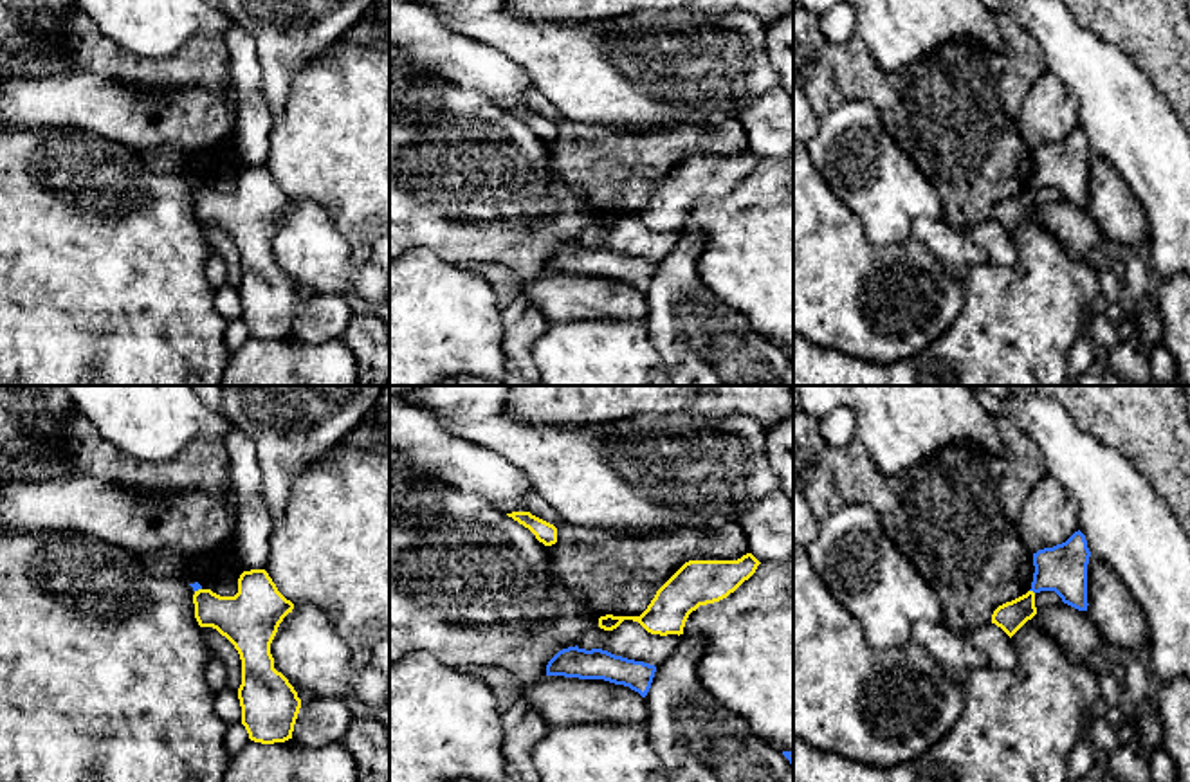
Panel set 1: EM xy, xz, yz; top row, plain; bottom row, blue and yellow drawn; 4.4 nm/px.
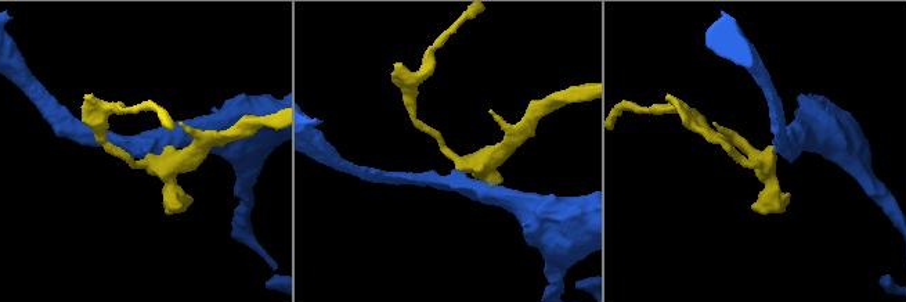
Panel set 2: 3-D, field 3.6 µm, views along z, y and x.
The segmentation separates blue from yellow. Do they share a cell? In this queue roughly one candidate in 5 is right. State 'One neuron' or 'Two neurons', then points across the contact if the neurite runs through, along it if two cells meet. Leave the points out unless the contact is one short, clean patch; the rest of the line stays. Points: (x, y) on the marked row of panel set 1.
Two neurons. Boundary: yz (1030, 590), (1034, 593)

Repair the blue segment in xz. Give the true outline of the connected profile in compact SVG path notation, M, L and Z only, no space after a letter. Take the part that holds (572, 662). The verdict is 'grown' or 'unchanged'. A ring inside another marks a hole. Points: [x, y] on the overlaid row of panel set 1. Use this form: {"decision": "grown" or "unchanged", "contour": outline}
{"decision": "unchanged", "contour": "M577 645L559 650L546 665L546 676L604 679L629 687L642 697L647 696L654 672L654 665L615 656L602 649L579 649Z"}

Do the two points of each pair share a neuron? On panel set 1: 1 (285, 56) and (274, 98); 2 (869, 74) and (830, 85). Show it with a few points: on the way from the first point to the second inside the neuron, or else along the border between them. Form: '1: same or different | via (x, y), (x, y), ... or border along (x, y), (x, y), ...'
1: same | via (276, 67), (274, 87)
2: same | via (860, 74), (839, 76)

